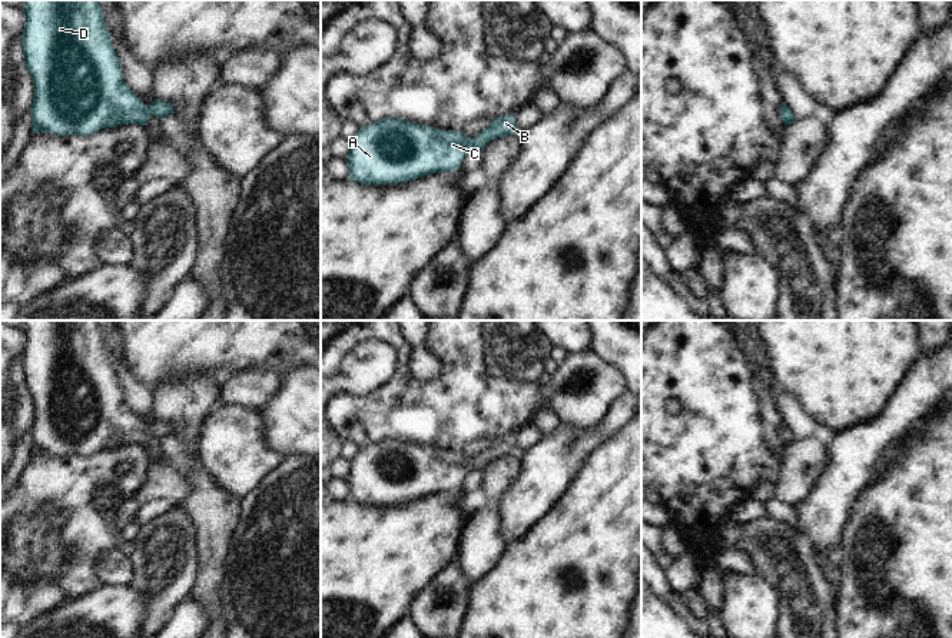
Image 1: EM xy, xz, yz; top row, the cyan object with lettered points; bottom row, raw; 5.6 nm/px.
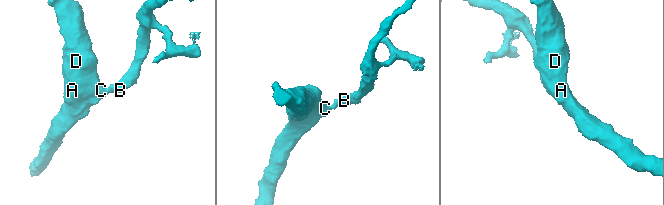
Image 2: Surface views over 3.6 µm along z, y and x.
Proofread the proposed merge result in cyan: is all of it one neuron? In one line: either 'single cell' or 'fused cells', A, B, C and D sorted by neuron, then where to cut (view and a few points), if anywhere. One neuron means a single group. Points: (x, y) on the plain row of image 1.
single cell; A B C D; no cut

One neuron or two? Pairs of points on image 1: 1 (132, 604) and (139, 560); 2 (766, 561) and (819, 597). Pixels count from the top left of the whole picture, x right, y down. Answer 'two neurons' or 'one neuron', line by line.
1: two neurons
2: one neuron

